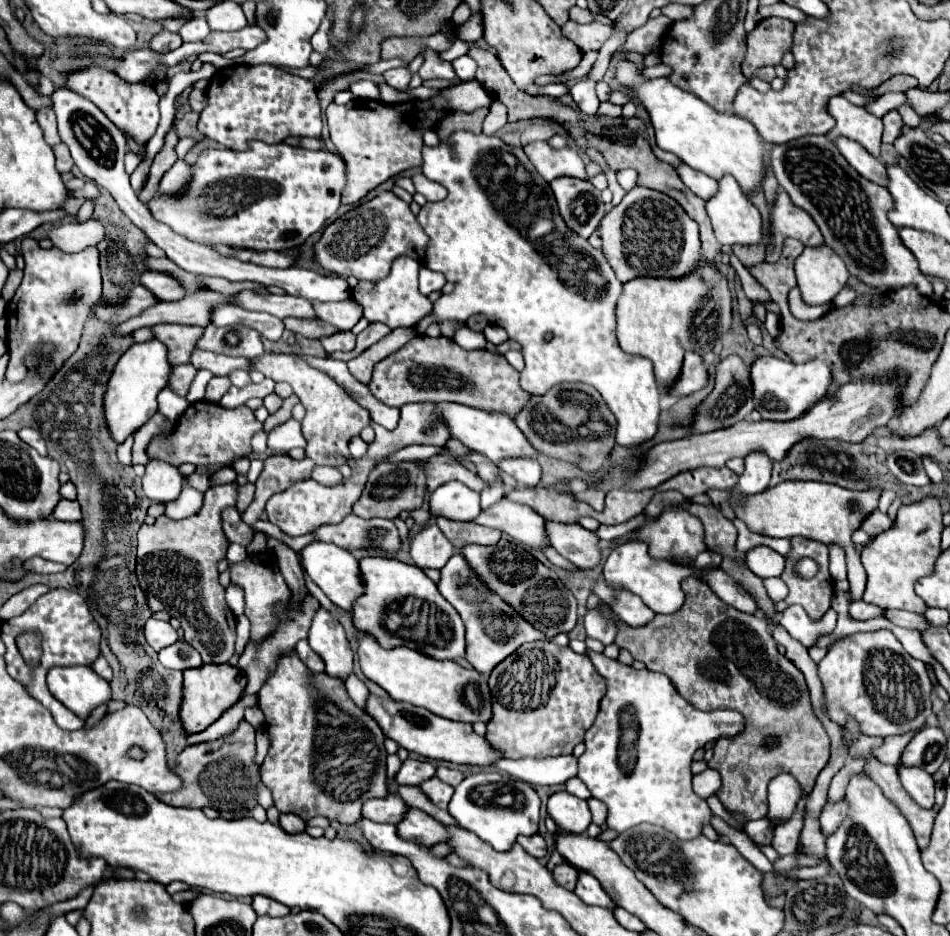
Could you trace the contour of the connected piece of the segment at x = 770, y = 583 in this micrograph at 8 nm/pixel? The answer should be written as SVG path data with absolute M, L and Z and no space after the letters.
M767 578L767 580L763 580L763 586L767 590L767 596L773 602L779 602L779 600L787 598L787 586L785 586L783 580L779 580L779 578Z

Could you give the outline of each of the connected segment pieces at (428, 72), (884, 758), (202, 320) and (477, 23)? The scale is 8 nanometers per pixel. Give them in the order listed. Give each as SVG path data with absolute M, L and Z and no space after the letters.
M423 50L423 54L425 54L425 62L423 62L421 70L419 70L419 76L421 76L423 80L429 80L429 78L455 80L455 78L457 78L457 74L453 72L451 64L439 60L437 52L433 52L433 50Z
M905 734L905 736L891 736L891 738L883 738L883 744L871 750L871 756L875 760L879 760L881 764L899 764L901 752L907 746L907 742L911 740L913 734Z
M203 290L193 296L183 296L175 302L157 302L155 306L147 308L147 312L141 312L139 316L133 316L127 322L113 328L113 334L131 334L139 328L163 322L205 328L211 322L211 306L217 302L229 302L229 298L211 290Z
M481 10L475 12L475 16L471 16L463 26L459 26L459 38L467 40L467 42L475 42L483 36L483 18L481 18Z

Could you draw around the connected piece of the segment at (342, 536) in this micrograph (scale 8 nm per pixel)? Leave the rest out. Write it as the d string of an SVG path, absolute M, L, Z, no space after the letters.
M349 514L339 524L321 526L315 532L317 540L321 542L333 542L345 550L355 548L383 548L389 552L399 550L399 532L393 524L393 520L383 518L359 518L355 514Z

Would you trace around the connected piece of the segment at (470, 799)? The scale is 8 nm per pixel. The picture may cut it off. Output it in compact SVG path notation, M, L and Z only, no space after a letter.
M479 772L467 776L457 788L449 804L449 814L465 828L475 832L497 852L513 848L517 836L533 836L539 828L539 796L527 782L513 782L499 772Z

